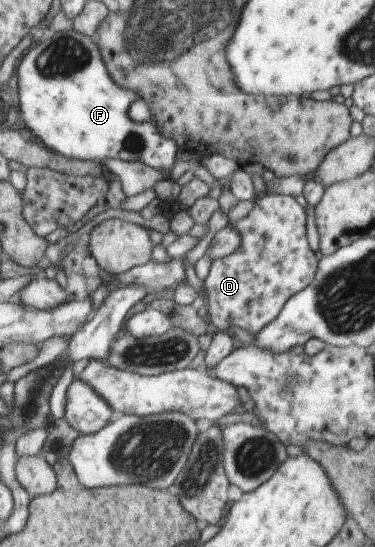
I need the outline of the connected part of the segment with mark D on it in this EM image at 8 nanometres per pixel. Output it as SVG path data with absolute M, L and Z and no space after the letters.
M276 193L254 199L254 202L255 205L246 218L228 224L241 234L240 248L227 257L214 260L203 280L201 294L205 296L208 305L206 324L214 331L232 332L234 328L239 328L255 335L279 315L291 296L304 290L315 278L319 260L306 239L304 207L293 196Z

